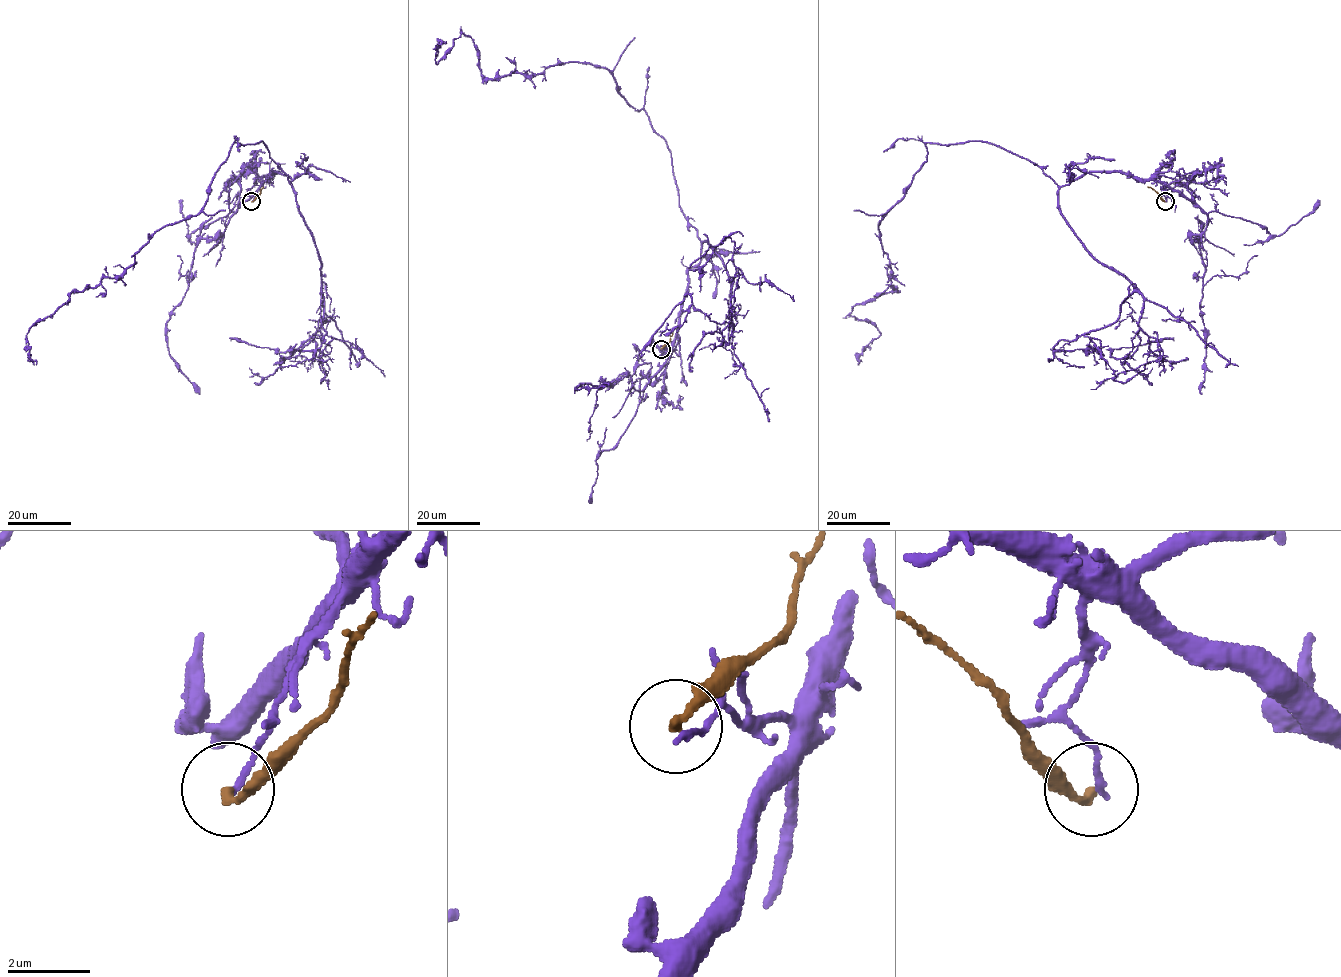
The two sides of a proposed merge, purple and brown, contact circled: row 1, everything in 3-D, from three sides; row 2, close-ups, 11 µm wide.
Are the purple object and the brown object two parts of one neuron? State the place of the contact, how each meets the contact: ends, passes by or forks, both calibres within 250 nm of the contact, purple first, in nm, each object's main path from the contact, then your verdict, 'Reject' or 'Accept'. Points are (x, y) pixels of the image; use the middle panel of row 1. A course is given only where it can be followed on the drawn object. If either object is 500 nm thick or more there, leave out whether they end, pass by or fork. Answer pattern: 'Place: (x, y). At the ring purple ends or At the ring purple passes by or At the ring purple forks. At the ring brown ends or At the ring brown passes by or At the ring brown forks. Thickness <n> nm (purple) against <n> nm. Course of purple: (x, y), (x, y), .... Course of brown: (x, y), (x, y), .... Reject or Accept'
Place: (661, 349). At the ring purple ends. At the ring brown ends. Thickness 150 nm (purple) against 200 nm. Course of purple: (662, 349), (701, 251), (666, 142), (604, 67), (486, 79), (462, 33), (436, 64), (445, 41). Course of brown: (661, 349), (670, 341), (673, 331). Reject

